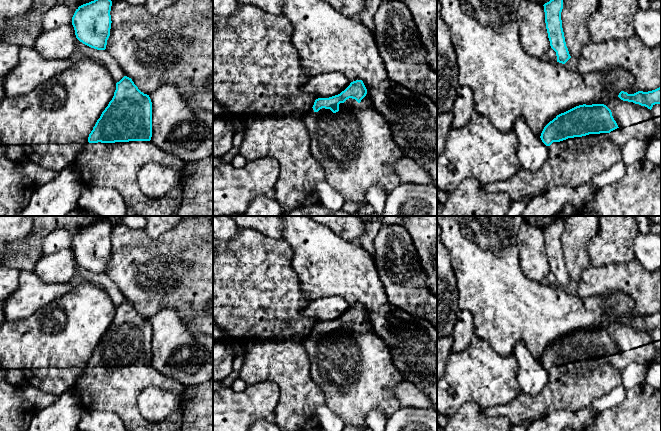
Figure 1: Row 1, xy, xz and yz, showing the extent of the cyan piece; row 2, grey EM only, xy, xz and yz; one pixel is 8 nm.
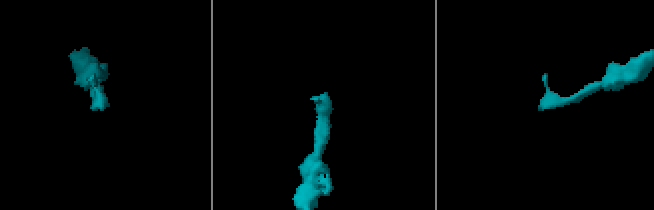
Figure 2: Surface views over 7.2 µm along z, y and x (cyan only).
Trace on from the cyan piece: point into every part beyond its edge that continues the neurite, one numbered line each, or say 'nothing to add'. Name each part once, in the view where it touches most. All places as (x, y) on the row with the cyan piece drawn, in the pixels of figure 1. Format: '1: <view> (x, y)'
1: xz (355, 147)

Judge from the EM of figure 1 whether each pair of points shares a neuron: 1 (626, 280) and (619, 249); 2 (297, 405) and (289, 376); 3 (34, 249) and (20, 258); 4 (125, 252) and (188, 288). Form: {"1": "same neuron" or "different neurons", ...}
{"1": "different neurons", "2": "same neuron", "3": "same neuron", "4": "same neuron"}

